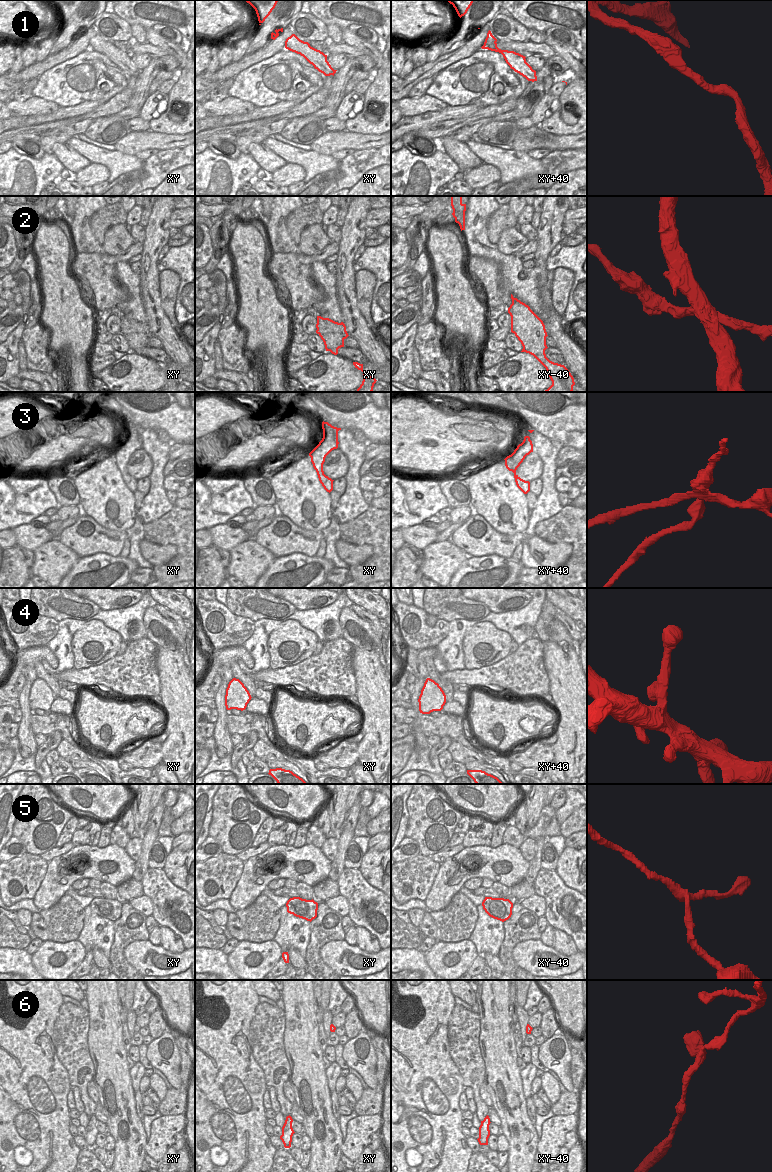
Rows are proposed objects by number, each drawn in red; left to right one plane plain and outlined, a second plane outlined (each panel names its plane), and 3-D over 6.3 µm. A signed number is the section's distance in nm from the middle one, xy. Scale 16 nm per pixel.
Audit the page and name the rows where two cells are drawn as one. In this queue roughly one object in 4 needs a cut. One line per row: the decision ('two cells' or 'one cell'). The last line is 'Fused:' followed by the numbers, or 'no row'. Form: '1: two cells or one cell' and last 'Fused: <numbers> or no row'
1: one cell
2: two cells
3: two cells
4: one cell
5: one cell
6: one cell
Fused: 2, 3

